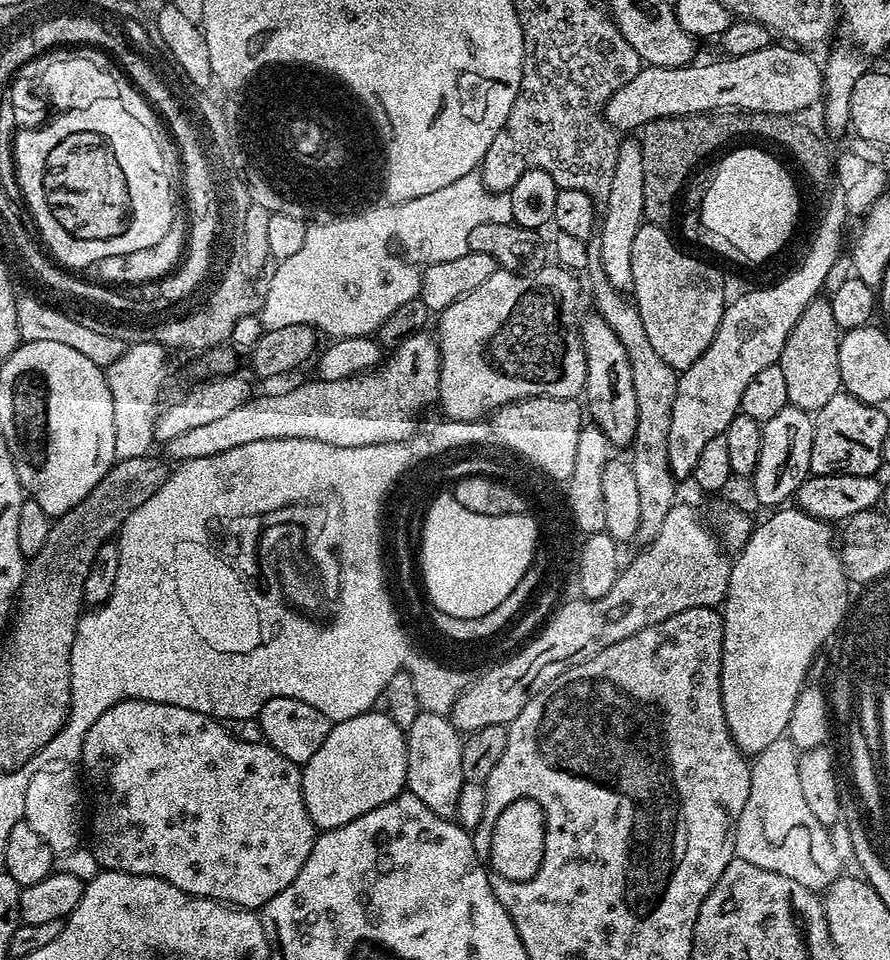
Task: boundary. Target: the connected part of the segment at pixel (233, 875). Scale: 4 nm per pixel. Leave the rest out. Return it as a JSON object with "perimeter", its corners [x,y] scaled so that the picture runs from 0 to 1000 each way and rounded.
{"perimeter":[[[138,729],[127,738],[121,738],[119,744],[115,744],[115,748],[110,748],[110,752],[106,752],[101,760],[97,760],[88,796],[89,799],[94,799],[94,808],[103,820],[101,886],[104,897],[109,901],[112,900],[113,905],[182,915],[191,919],[191,923],[200,923],[200,927],[215,933],[233,933],[235,938],[245,938],[257,944],[291,948],[299,940],[303,940],[303,935],[317,931],[317,927],[321,927],[321,923],[326,923],[330,915],[335,915],[335,906],[339,906],[344,894],[348,894],[348,885],[355,876],[357,864],[344,844],[337,809],[338,797],[326,794],[326,790],[312,785],[312,781],[308,781],[299,773],[282,775],[264,771],[248,751],[231,744],[222,744],[204,735],[191,735],[182,731]]]}

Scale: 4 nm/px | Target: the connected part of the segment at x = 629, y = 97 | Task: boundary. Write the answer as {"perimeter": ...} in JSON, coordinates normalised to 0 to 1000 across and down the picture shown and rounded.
{"perimeter":[[[869,44],[856,52],[847,52],[847,56],[834,56],[833,58],[813,58],[809,63],[800,63],[797,67],[785,67],[779,65],[776,67],[767,67],[764,71],[749,71],[748,69],[735,69],[734,67],[720,70],[717,77],[712,77],[712,81],[708,81],[708,85],[703,85],[703,90],[699,90],[699,94],[694,94],[689,98],[679,111],[679,123],[683,129],[691,133],[693,139],[710,140],[710,136],[721,135],[730,127],[743,125],[744,123],[753,123],[754,121],[784,121],[788,119],[804,119],[810,115],[826,115],[829,117],[860,117],[861,119],[874,119],[875,121],[890,121],[891,119],[903,119],[907,113],[912,113],[922,107],[926,98],[926,76],[922,68],[917,67],[917,63],[907,53],[900,52],[894,48],[887,48],[881,44]]]}

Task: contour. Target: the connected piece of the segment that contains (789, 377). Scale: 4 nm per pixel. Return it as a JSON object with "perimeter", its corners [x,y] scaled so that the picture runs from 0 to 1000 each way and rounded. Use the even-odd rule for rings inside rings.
{"perimeter":[[[915,311],[906,319],[906,323],[901,323],[901,331],[897,331],[892,344],[888,344],[888,352],[883,352],[883,360],[879,360],[875,377],[879,391],[883,393],[883,410],[889,424],[916,431],[920,425],[928,423],[928,419],[933,419],[933,415],[937,415],[939,408],[945,407],[944,382],[942,381],[942,360],[945,349],[946,343],[937,335],[934,311]]]}

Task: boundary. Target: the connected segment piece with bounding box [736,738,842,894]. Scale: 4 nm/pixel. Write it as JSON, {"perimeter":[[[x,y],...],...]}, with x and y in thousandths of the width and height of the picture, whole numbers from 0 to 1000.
{"perimeter":[[[883,769],[865,773],[861,781],[848,784],[844,793],[845,810],[843,813],[843,831],[834,840],[834,848],[827,857],[827,892],[838,898],[847,898],[856,906],[879,910],[888,915],[896,926],[909,925],[918,931],[925,930],[946,910],[944,888],[935,876],[935,867],[915,852],[910,840],[906,840],[906,830],[901,827],[901,818],[897,815],[897,794],[899,783]]]}

